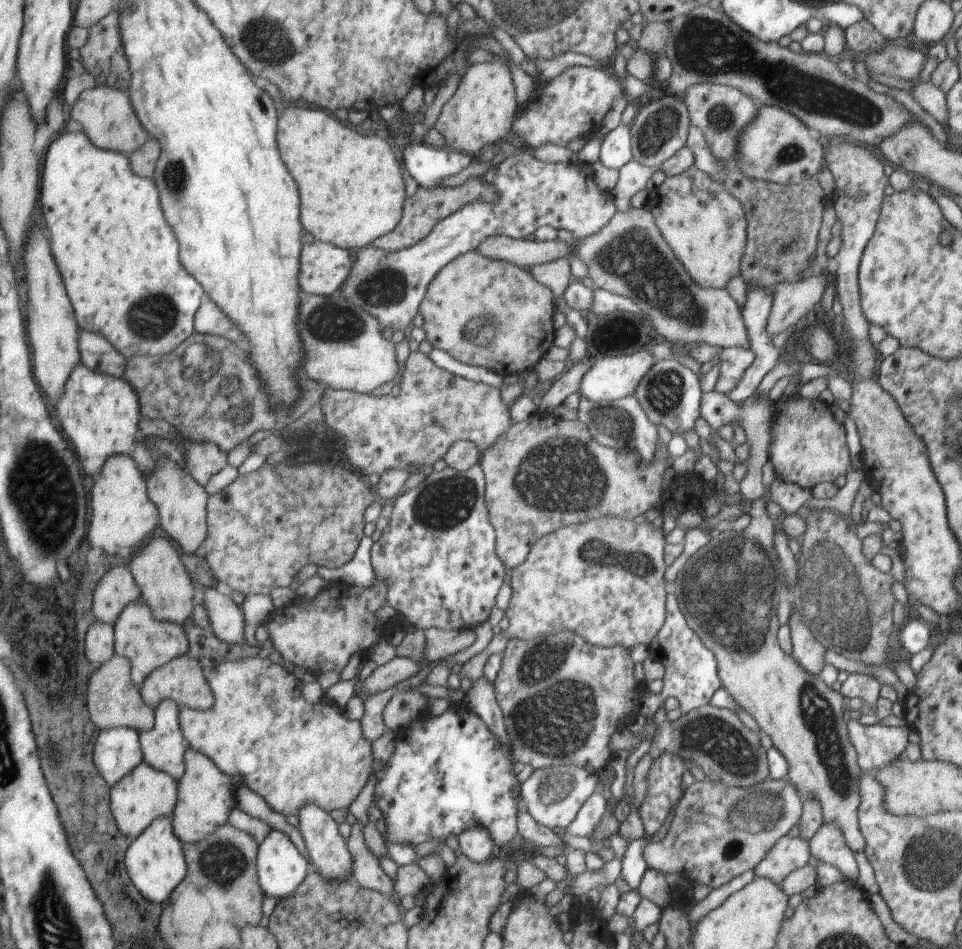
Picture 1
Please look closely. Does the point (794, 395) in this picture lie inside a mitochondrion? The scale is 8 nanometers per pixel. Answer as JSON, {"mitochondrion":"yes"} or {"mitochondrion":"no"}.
{"mitochondrion":"no"}

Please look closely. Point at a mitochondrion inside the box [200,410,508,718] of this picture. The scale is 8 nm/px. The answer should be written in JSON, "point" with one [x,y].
{"point":[444,505]}

